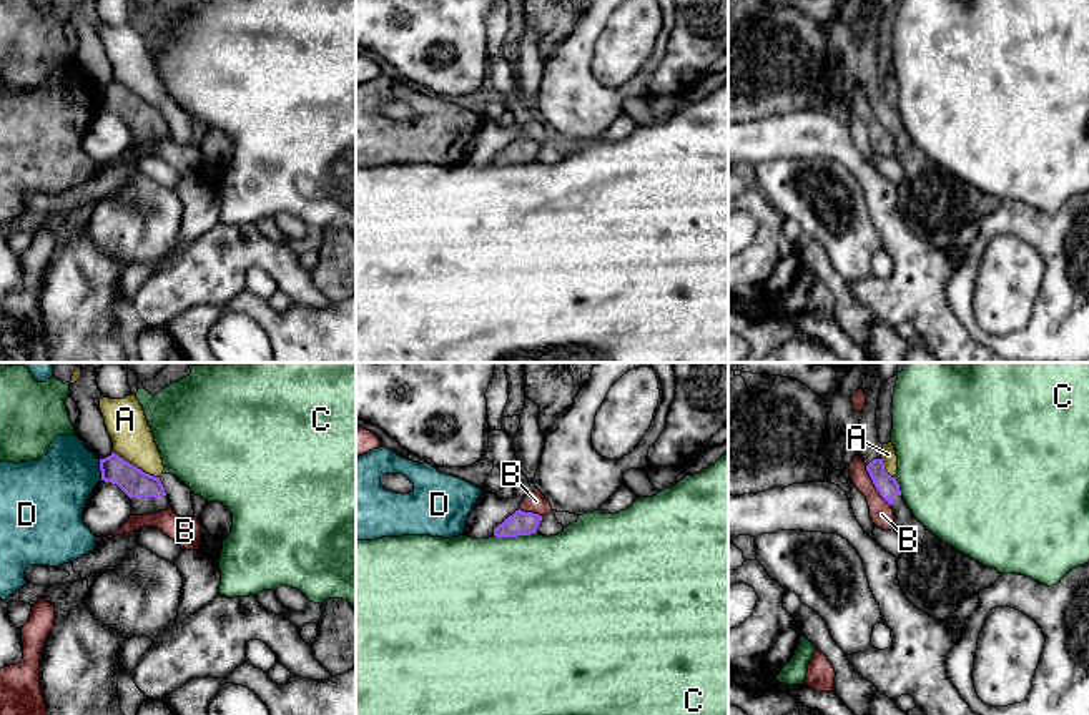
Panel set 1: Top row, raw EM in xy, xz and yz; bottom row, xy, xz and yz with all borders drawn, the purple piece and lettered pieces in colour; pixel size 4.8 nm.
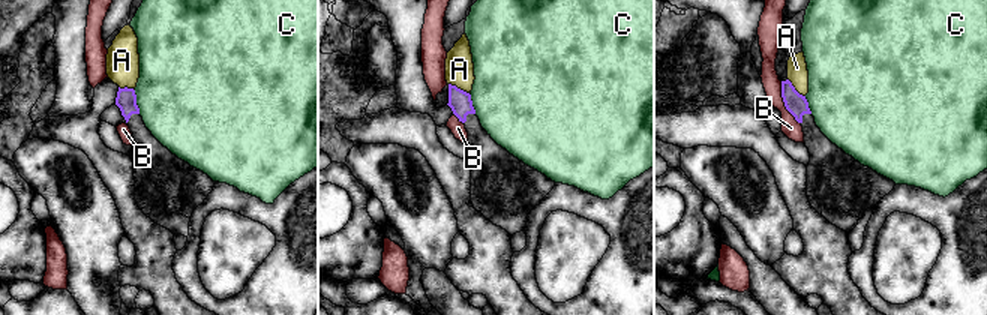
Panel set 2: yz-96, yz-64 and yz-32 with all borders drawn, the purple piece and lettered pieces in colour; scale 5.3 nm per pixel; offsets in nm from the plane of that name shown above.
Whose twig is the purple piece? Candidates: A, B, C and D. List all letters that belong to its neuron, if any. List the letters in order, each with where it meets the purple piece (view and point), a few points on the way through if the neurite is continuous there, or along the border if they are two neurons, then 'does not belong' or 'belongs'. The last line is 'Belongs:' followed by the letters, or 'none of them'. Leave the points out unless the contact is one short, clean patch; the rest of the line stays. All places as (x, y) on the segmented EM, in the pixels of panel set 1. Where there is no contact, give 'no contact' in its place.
A: xy (135, 466) | along xy (113, 451), (158, 478) | does not belong
B: yz (875, 486) | along yz (865, 466), (875, 489), (890, 506) | does not belong
C: xz (514, 536) | along xz (536, 531), (526, 536), (494, 536) | does not belong
D: xy (100, 469) | along xy (98, 459), (102, 479) | does not belong
Belongs: none of them

